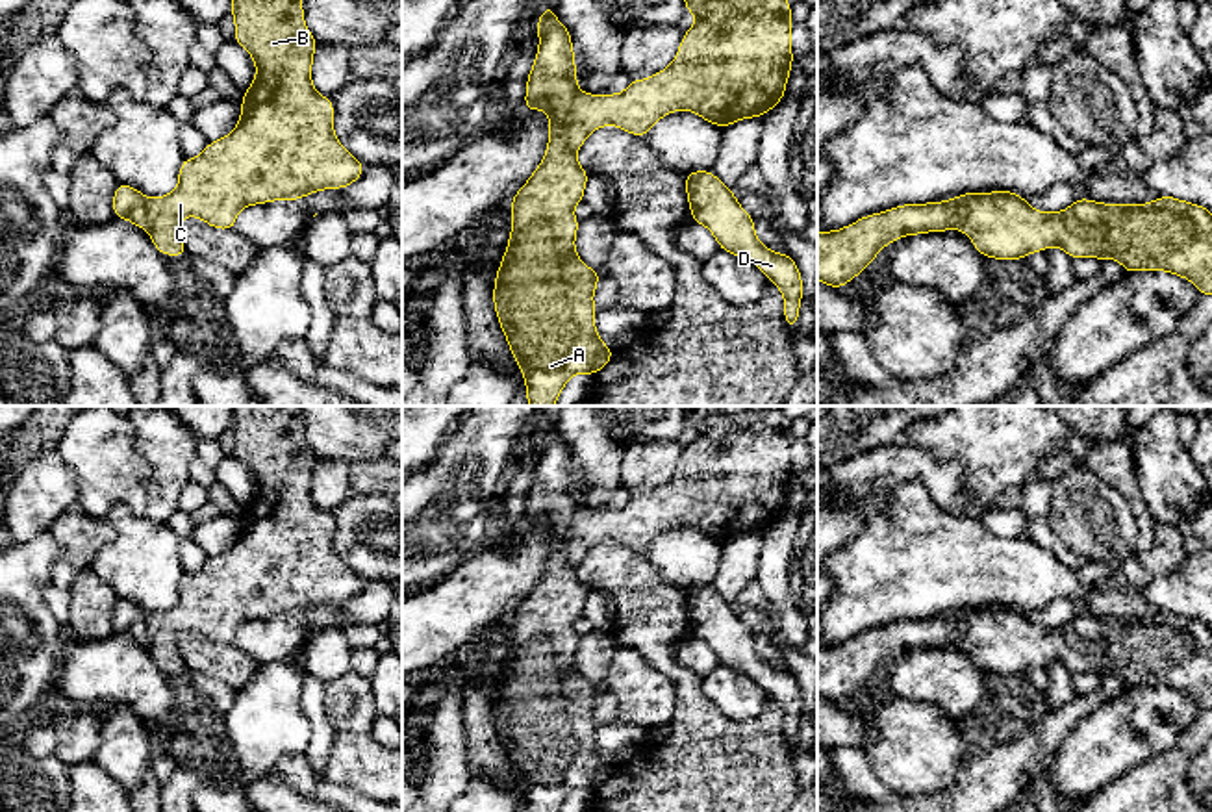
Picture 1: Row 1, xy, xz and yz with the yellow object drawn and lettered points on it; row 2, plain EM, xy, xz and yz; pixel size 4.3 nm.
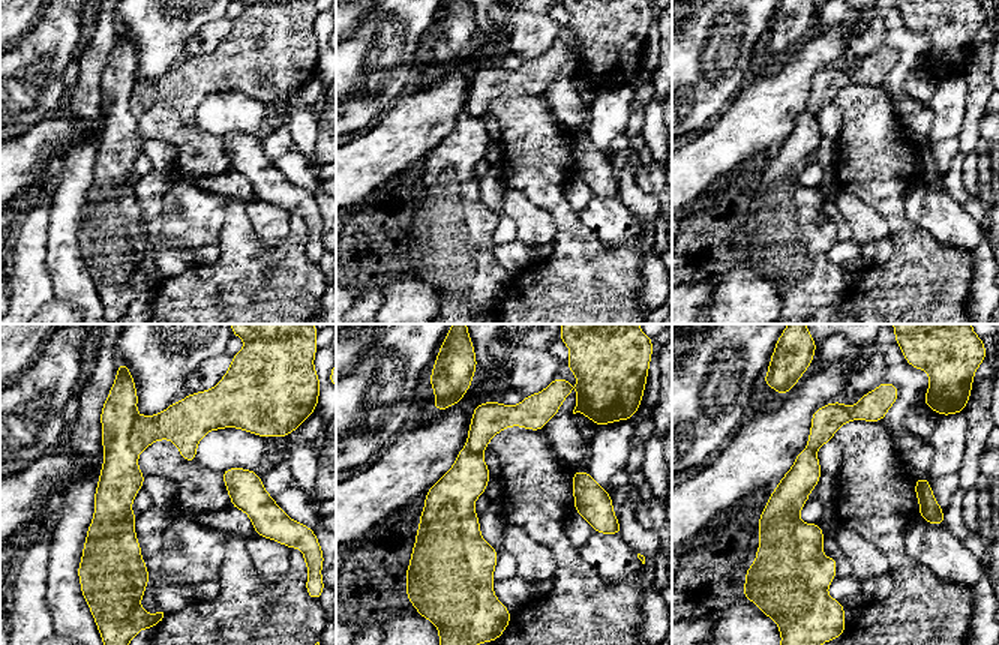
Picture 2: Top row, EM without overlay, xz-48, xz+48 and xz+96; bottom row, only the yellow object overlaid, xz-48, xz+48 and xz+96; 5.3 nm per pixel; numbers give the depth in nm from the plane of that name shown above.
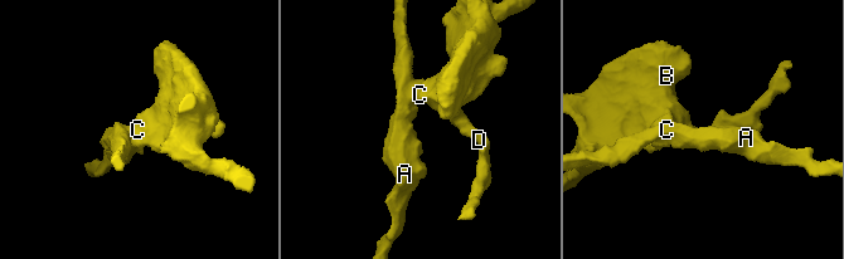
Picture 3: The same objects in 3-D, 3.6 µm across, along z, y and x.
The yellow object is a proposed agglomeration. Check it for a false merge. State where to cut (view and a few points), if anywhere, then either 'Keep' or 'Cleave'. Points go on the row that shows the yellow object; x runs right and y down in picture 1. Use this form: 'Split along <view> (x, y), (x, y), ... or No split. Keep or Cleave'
Split along xz (579, 91), (562, 128), (562, 139), (575, 152). Cleave

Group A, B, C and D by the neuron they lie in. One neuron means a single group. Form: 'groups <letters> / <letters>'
groups A / B C D

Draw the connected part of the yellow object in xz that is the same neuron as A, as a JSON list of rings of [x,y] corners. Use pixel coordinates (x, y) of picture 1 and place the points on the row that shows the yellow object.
[[[552,4],[543,9],[536,30],[539,46],[526,80],[524,108],[549,113],[550,139],[543,161],[513,195],[511,234],[497,271],[493,304],[500,330],[523,373],[526,402],[554,406],[571,376],[578,373],[595,376],[615,352],[602,343],[593,323],[597,313],[593,293],[600,273],[589,269],[574,248],[580,222],[573,209],[584,200],[589,172],[580,167],[576,152],[562,139],[567,113],[580,93],[571,33],[556,19]]]

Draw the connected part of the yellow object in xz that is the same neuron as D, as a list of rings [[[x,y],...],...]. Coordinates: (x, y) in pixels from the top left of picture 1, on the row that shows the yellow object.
[[[710,171],[686,174],[686,195],[693,222],[704,224],[721,250],[752,261],[784,295],[784,321],[797,328],[802,276],[789,254],[764,247],[754,234],[754,219]]]

